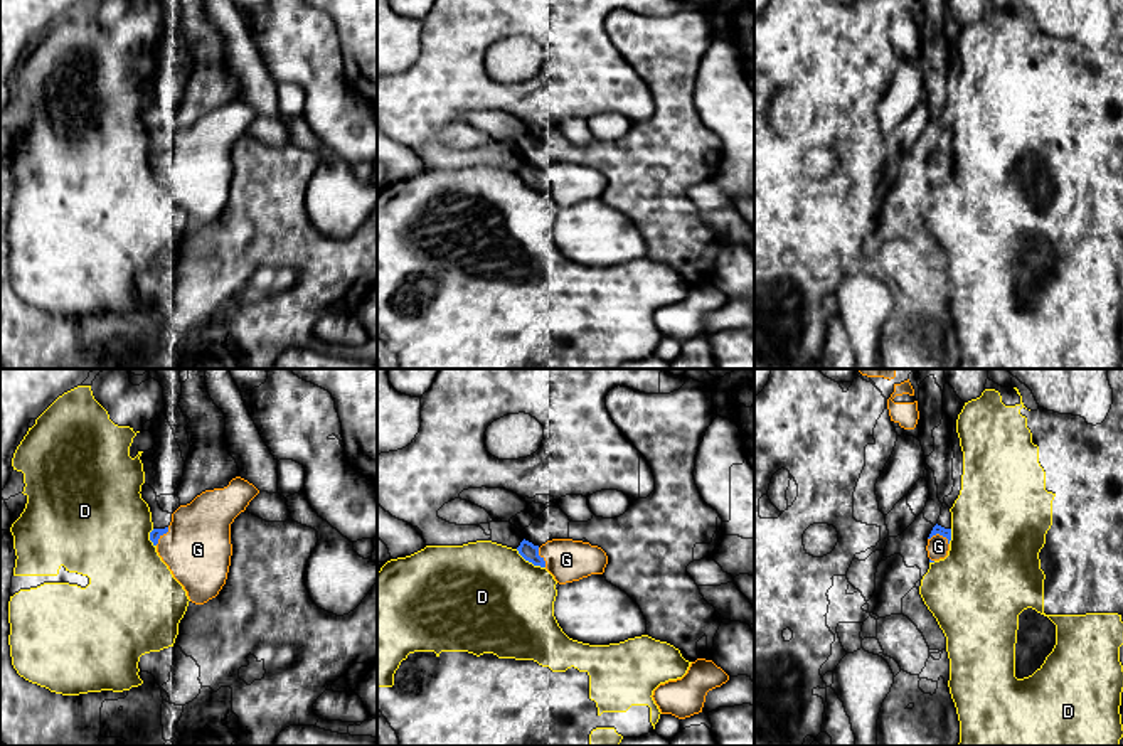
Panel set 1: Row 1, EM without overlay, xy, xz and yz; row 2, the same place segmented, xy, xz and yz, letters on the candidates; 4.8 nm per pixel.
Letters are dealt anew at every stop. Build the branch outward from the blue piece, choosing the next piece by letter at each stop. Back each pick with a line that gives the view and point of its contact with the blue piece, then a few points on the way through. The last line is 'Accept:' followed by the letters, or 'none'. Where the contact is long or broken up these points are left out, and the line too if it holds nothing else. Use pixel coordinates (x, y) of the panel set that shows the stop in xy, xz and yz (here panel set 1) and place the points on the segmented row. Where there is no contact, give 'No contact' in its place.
G: Touches blue at yz (940, 534)
Accept: G

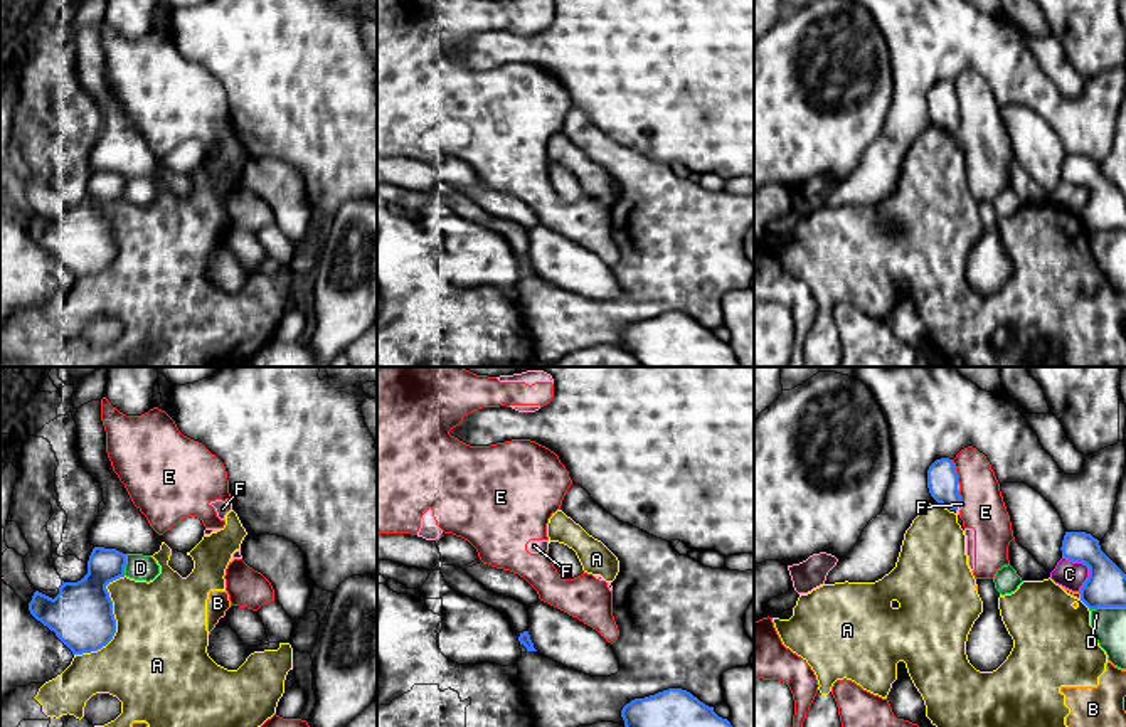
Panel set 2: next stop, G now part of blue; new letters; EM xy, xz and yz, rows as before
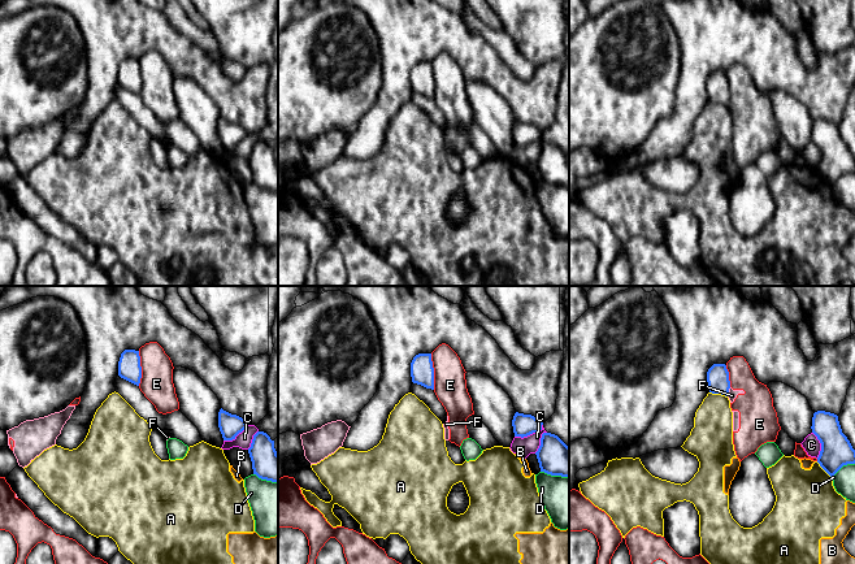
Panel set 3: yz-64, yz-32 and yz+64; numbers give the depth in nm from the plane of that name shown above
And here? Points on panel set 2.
Accept: none

